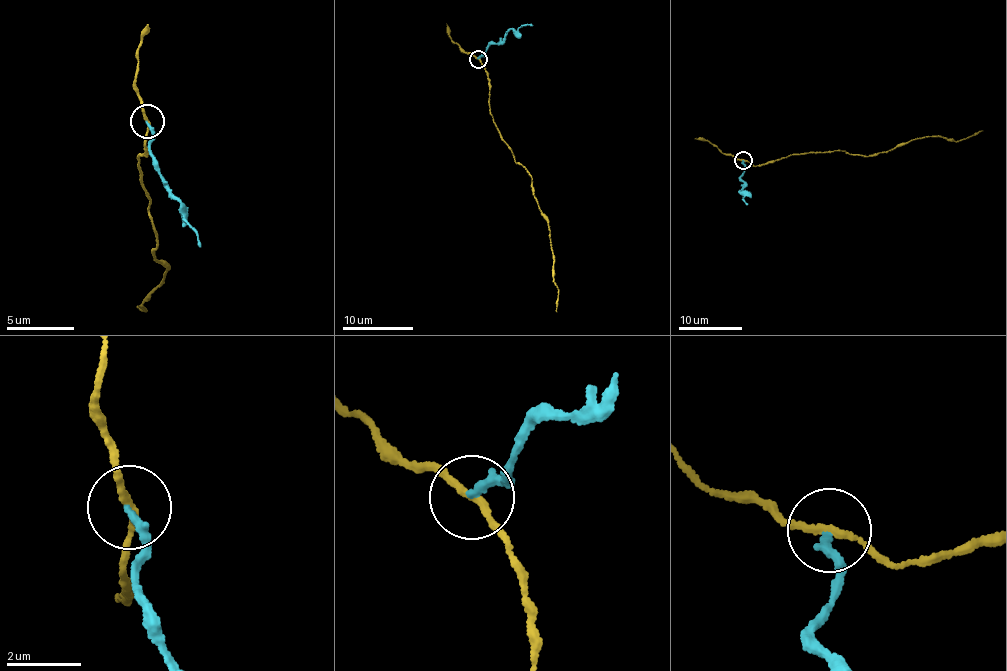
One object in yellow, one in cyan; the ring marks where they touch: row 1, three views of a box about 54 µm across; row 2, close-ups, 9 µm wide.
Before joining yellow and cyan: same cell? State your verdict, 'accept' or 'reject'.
reject

